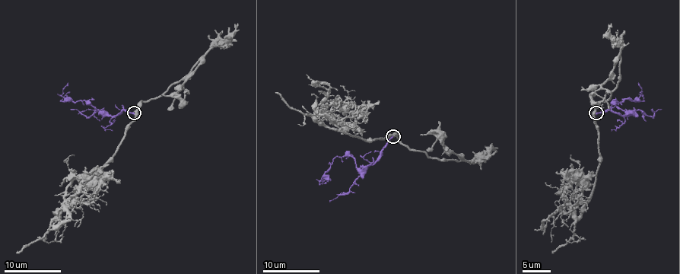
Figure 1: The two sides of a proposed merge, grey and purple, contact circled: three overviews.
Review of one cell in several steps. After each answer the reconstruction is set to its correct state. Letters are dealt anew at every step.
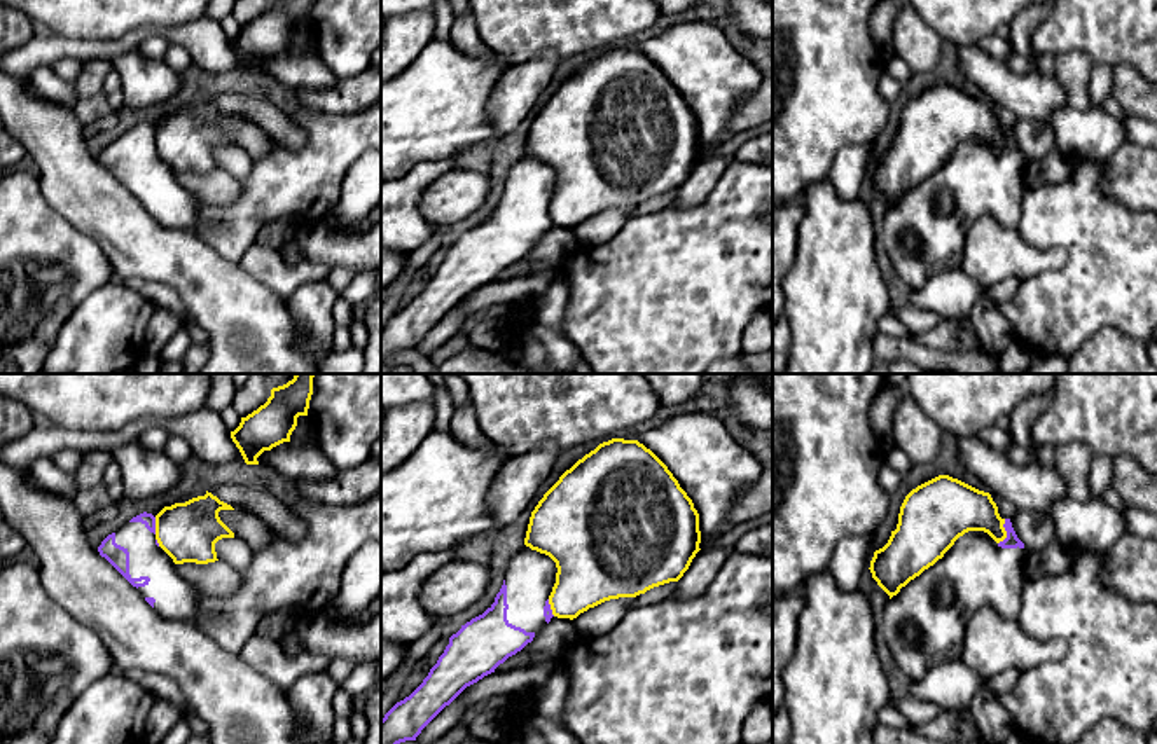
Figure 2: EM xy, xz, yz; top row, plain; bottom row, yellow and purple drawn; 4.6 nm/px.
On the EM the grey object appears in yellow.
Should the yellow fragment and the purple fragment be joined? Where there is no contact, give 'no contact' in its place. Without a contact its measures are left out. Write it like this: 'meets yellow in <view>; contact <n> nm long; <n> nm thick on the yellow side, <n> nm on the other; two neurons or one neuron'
meets yellow in yz; contact 120 nm long; 240 nm thick on the yellow side, 60 nm on the other; two neurons

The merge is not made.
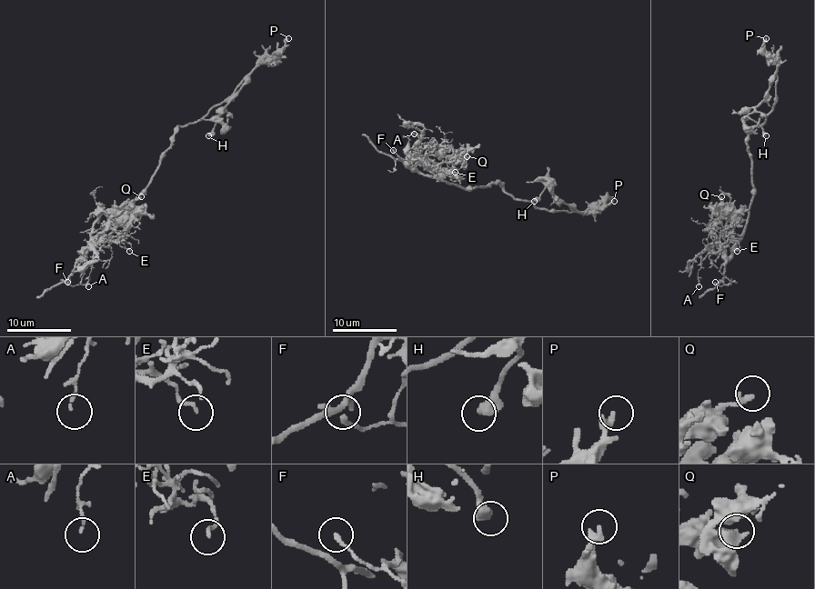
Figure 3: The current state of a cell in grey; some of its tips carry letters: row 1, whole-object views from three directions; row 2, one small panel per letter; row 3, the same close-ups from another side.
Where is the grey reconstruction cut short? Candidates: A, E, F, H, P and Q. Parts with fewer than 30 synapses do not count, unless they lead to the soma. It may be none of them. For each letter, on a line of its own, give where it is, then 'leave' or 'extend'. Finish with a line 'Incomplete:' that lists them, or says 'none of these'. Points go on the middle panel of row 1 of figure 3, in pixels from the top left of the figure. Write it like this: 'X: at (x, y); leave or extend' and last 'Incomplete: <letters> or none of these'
A: at (414, 134); leave
E: at (455, 172); leave
F: at (393, 150); leave
H: at (534, 201); leave
P: at (614, 201); leave
Q: at (467, 156); leave
Incomplete: none of these

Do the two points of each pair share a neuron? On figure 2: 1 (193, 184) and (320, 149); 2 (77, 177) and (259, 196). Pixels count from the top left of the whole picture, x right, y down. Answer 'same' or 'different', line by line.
1: different
2: different

